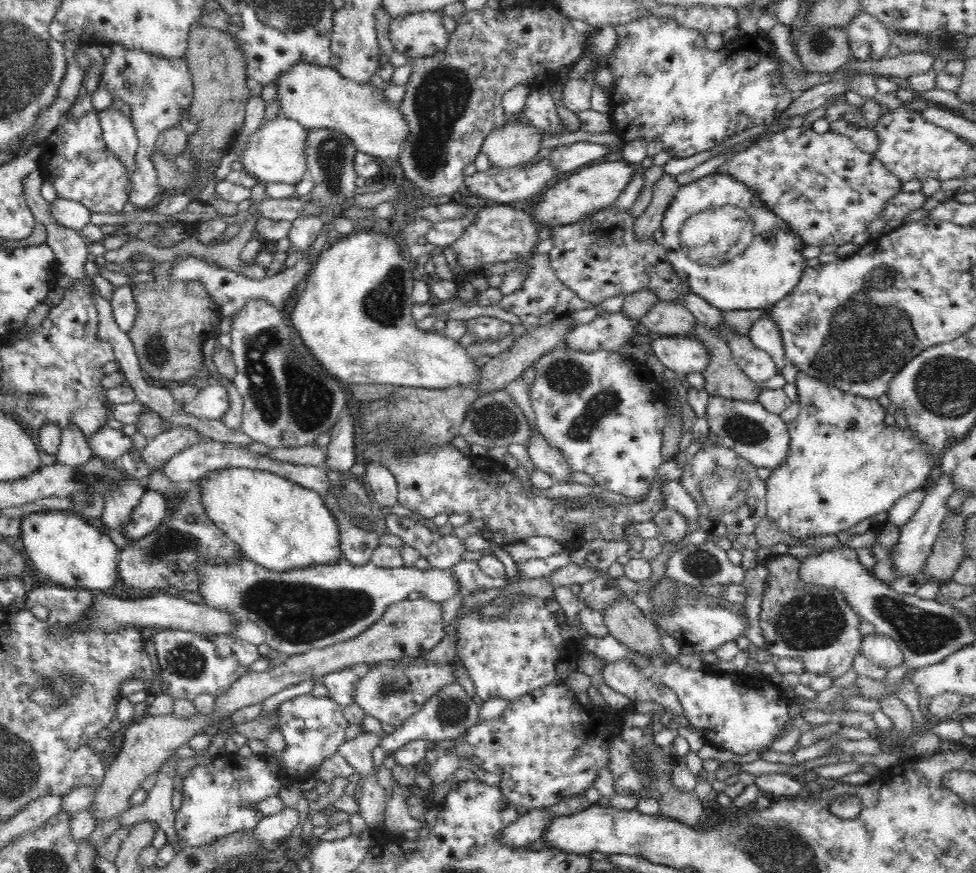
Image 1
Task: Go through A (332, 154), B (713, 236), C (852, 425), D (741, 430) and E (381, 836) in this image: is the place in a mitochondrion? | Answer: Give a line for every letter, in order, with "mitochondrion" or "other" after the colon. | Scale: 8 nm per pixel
A: mitochondrion
B: mitochondrion
C: other
D: mitochondrion
E: other

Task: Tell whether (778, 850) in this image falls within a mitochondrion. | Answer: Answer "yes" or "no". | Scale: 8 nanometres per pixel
yes

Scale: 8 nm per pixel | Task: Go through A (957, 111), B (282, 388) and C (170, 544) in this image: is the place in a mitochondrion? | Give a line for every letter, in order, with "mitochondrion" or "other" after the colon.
A: other
B: mitochondrion
C: mitochondrion

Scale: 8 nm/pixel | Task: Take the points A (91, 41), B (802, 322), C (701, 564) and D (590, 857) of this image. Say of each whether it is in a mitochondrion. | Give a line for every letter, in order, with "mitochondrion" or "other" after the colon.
A: other
B: mitochondrion
C: mitochondrion
D: other

